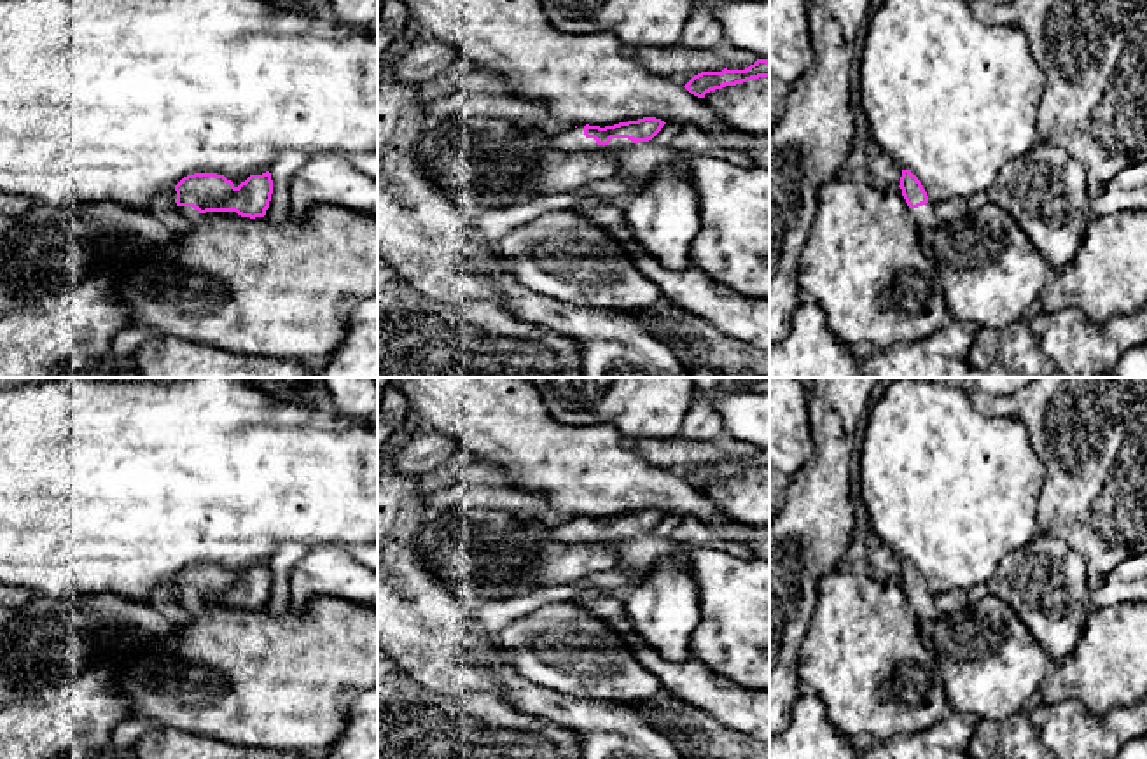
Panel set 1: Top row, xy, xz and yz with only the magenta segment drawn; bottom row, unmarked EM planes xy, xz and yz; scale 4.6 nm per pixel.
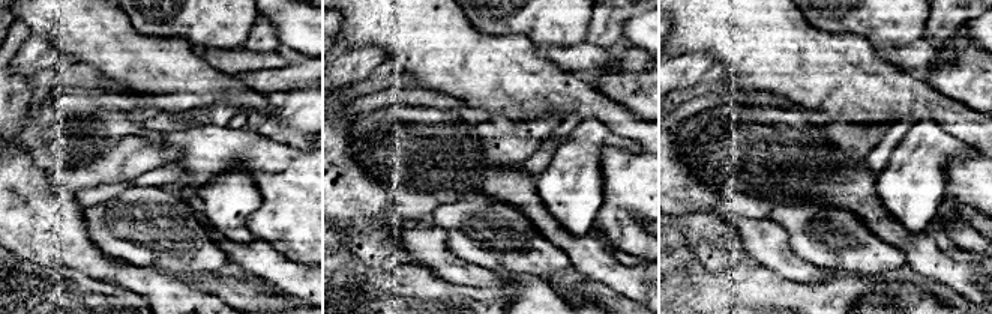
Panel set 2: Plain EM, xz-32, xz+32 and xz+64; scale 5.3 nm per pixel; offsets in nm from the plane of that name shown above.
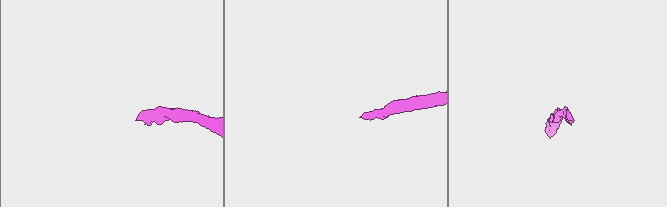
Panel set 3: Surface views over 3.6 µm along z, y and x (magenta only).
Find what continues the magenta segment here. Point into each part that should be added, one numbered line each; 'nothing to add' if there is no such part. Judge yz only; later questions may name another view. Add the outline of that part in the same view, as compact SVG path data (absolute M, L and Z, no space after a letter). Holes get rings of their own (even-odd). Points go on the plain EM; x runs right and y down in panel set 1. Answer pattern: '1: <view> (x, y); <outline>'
1: yz (931, 605); M949 589L941 595L928 593L918 600L909 600L909 603L921 623L960 612L969 605L969 600L965 589Z

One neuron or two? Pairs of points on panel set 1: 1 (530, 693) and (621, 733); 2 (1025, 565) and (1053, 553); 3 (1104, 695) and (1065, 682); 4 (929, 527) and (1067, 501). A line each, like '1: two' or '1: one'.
1: one
2: one
3: one
4: two

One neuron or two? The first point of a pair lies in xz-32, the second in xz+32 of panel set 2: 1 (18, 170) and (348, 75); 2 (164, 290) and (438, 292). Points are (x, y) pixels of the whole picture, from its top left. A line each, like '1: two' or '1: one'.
1: two
2: two

